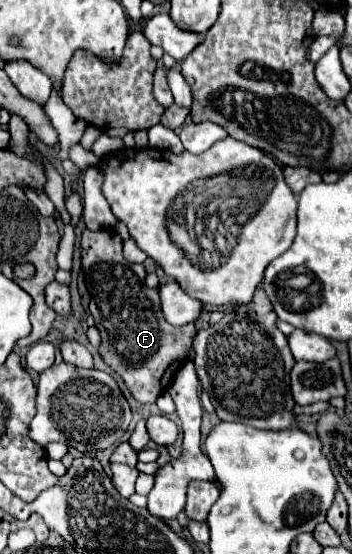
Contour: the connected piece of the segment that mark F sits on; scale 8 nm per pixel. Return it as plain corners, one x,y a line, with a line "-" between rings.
84,229
80,245
84,281
90,293
90,313
102,335
100,355
126,381
140,403
154,403
186,361
186,351
192,345
196,329
194,325
170,325
162,317
158,291
146,289
144,265
124,259
122,239
114,229

